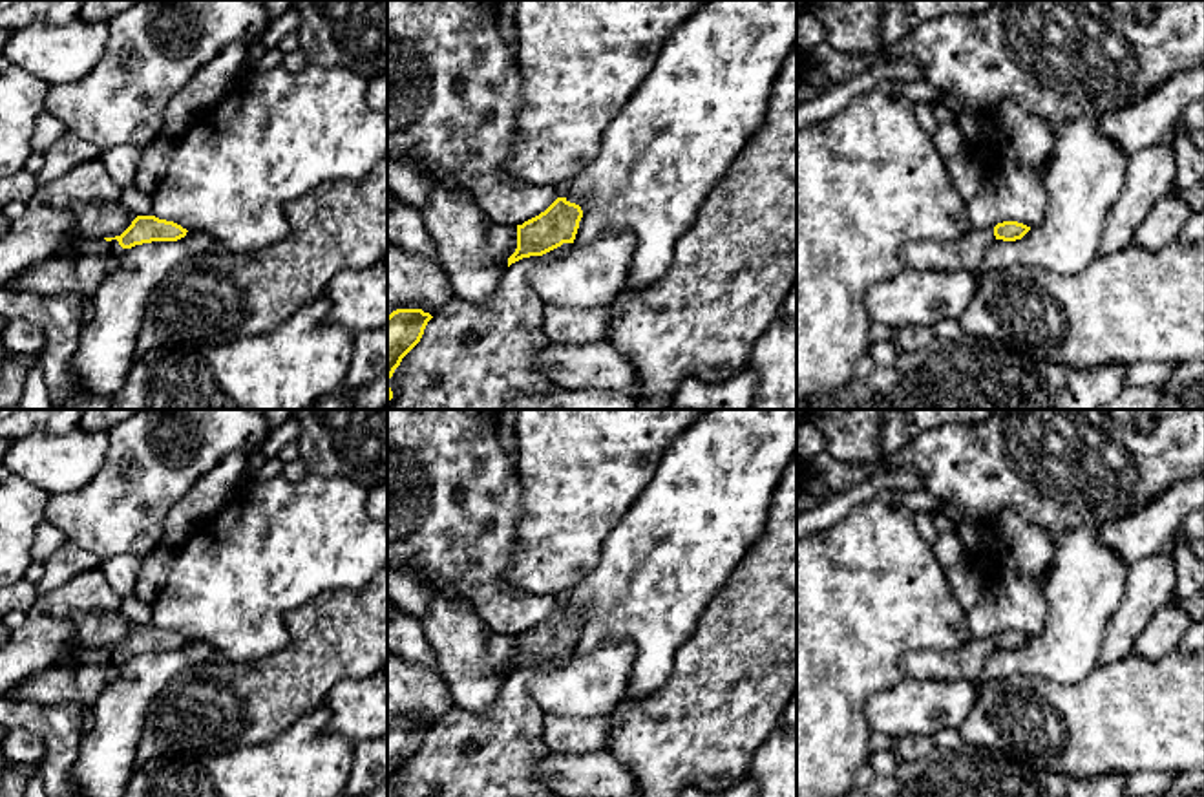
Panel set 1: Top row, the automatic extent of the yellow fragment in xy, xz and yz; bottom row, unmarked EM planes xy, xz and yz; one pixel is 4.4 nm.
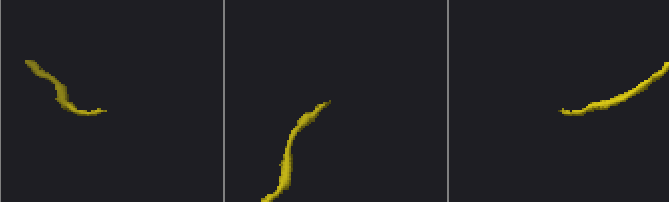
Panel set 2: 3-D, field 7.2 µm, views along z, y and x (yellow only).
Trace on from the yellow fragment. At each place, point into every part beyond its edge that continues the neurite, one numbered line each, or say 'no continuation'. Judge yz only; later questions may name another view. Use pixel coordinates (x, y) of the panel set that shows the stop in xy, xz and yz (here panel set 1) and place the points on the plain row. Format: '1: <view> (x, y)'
1: yz (967, 662)

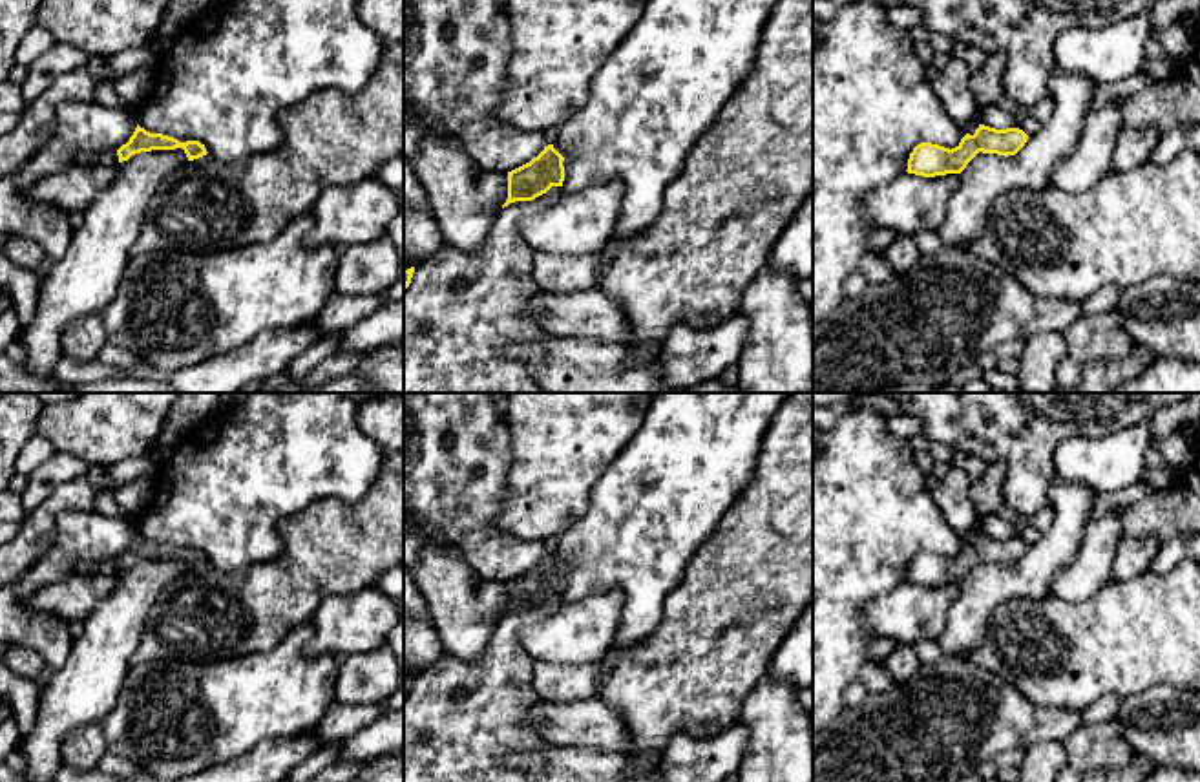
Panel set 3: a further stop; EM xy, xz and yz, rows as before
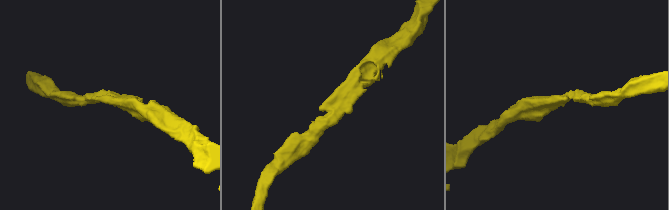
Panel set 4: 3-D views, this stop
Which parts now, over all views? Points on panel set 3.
no continuation

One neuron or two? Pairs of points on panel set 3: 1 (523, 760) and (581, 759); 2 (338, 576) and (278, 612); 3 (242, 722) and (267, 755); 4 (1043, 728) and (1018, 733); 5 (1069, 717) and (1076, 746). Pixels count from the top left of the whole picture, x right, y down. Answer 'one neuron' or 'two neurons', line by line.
1: one neuron
2: one neuron
3: two neurons
4: one neuron
5: two neurons

